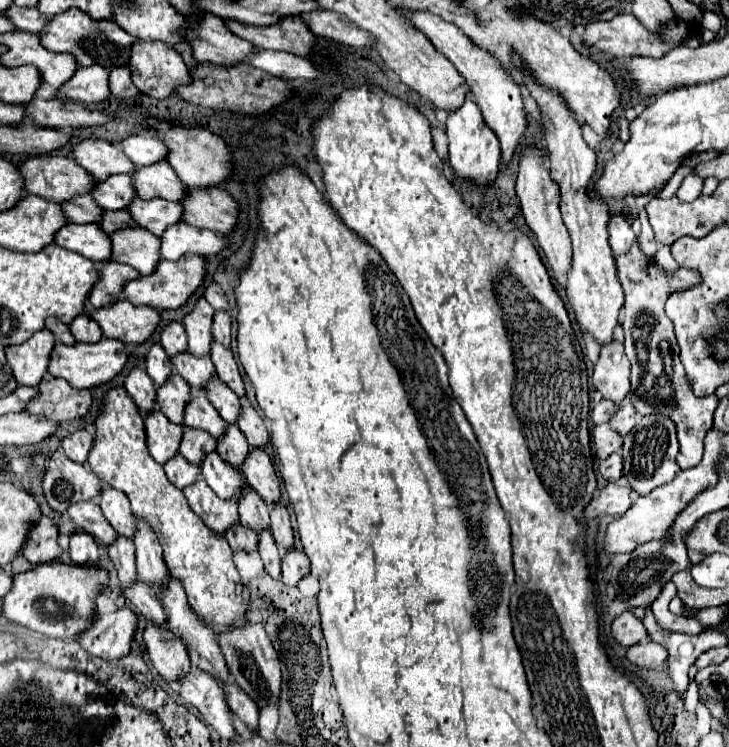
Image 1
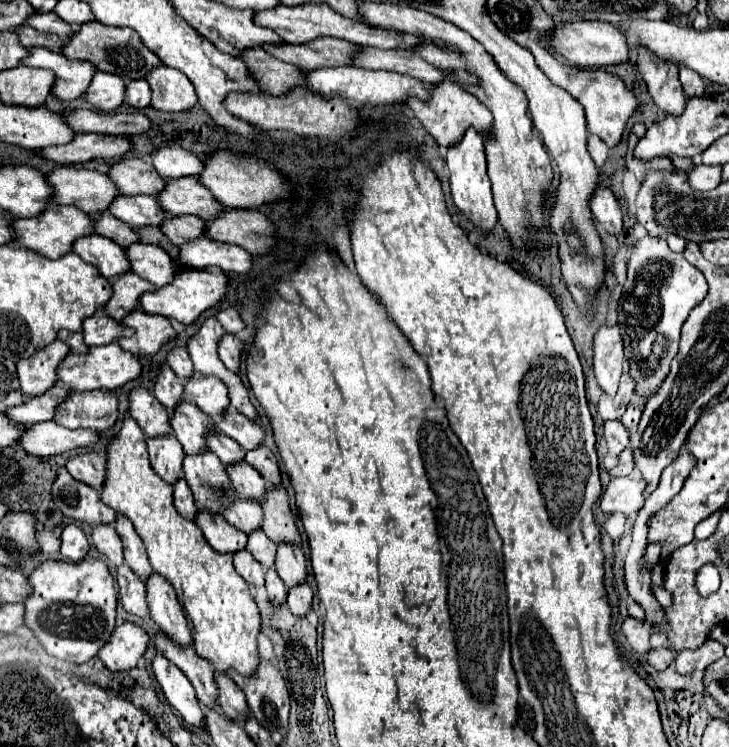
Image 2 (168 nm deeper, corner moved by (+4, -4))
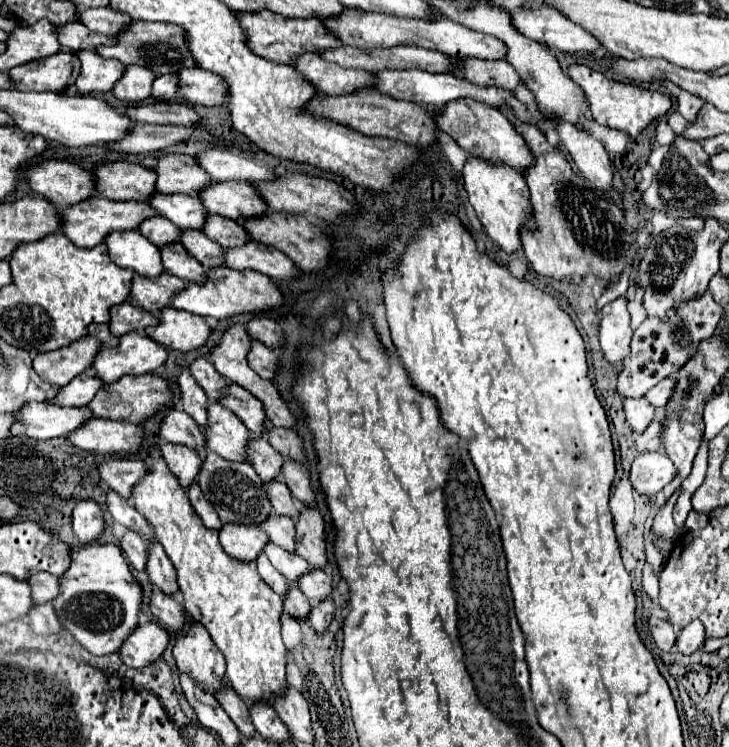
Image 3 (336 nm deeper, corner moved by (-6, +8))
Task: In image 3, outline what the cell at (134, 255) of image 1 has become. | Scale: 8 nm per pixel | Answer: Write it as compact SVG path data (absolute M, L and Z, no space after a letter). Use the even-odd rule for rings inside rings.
M167 244L161 248L163 266L173 276L185 280L185 282L197 282L203 284L207 280L207 270L199 264L199 260L191 258L191 254L183 248L183 244Z

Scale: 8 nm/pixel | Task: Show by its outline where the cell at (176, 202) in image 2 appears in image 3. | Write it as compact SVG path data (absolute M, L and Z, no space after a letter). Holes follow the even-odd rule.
M213 182L201 192L201 200L207 212L231 220L249 220L267 212L265 200L249 182Z

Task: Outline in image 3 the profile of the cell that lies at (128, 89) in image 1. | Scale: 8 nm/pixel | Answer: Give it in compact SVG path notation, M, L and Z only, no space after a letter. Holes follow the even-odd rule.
M165 74L157 76L153 82L153 96L157 100L173 100L177 96L177 74Z

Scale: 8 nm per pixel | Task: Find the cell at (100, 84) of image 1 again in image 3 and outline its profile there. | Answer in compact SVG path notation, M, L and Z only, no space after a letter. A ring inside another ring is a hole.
M127 68L123 78L115 84L113 94L125 102L143 102L151 96L151 84L155 80L155 72L147 68Z

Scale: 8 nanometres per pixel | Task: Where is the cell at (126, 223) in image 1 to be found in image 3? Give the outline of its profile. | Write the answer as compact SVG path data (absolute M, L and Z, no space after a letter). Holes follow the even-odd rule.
M183 230L181 244L189 250L191 256L195 256L207 270L217 268L223 264L223 248L215 244L213 240L207 240L203 232L197 230Z

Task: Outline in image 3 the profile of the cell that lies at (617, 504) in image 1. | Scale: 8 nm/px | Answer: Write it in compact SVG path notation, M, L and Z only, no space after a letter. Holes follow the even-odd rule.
M643 452L633 460L631 466L631 484L633 488L643 494L651 496L663 490L675 478L675 466L671 458L663 452Z

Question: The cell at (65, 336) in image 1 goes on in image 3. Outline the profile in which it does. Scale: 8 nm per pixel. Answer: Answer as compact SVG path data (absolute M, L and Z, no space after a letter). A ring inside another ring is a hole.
M91 324L91 326L89 326L89 334L95 336L97 340L101 340L101 342L107 344L107 346L119 344L119 338L109 332L109 324Z

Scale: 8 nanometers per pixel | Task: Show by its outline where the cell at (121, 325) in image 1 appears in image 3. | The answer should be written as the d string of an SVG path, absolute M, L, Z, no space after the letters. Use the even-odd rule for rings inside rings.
M165 308L159 316L159 324L147 328L147 336L157 344L181 352L191 352L201 346L211 336L211 326L203 316L183 312L177 308Z

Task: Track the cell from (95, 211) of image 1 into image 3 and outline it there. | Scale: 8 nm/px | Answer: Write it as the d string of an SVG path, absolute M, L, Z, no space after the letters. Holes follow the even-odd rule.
M155 216L151 220L145 220L141 226L139 226L139 232L151 240L153 244L157 244L159 248L161 246L167 246L167 244L175 244L179 242L179 228L175 228L175 224L163 216Z

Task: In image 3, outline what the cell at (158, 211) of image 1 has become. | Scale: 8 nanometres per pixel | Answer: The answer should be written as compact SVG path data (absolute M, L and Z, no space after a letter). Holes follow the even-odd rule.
M217 214L207 216L203 232L207 238L219 242L223 248L235 248L235 244L245 244L249 240L247 230L239 222Z

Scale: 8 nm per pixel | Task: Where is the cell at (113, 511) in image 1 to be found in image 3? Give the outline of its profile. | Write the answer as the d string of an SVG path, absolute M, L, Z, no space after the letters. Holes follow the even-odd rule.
M149 542L149 560L147 560L147 574L151 582L163 592L163 594L177 594L177 572L167 558L165 550L161 548L159 542Z

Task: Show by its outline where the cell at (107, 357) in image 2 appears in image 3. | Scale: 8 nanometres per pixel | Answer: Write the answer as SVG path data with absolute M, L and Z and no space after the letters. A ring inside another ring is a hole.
M129 332L121 336L121 344L115 348L101 348L93 368L97 376L111 384L127 374L149 374L163 366L167 360L167 348L155 344L143 332Z

